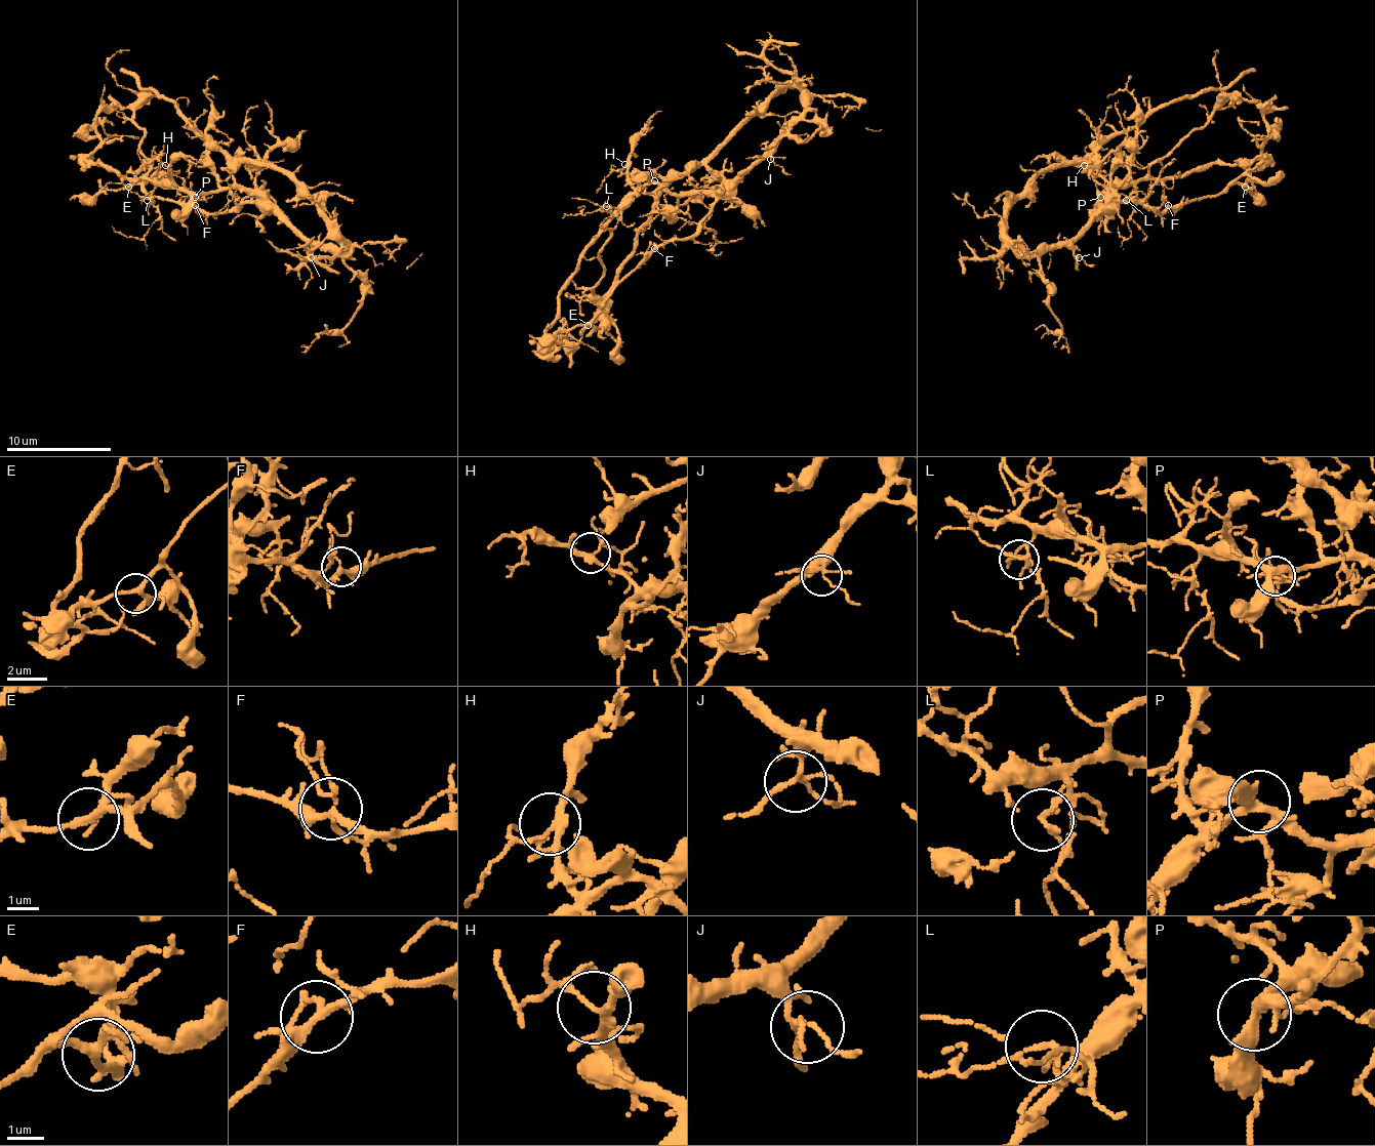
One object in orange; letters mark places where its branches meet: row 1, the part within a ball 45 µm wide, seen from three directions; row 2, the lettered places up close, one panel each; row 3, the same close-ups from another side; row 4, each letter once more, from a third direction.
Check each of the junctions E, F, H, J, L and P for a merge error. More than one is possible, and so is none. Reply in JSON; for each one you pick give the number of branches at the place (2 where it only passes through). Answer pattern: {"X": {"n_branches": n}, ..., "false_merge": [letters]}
{"false_merge": []}

